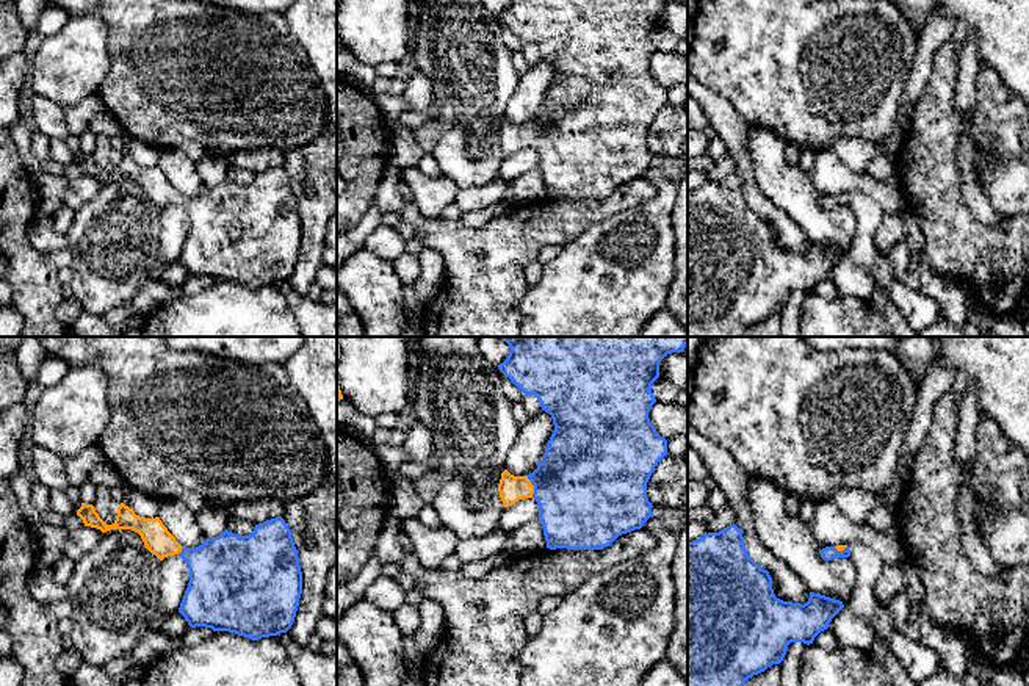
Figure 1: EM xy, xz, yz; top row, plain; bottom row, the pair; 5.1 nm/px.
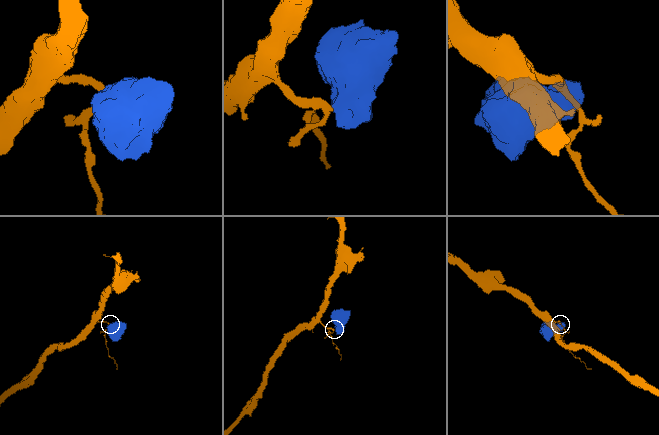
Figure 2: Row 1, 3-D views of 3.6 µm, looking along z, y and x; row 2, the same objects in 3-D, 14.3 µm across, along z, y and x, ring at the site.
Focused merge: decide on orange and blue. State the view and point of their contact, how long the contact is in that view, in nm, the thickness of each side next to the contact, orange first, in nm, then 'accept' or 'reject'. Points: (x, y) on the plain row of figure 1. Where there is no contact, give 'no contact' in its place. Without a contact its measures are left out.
xz (533, 137) | 120 nm | 130/480 nm | accept

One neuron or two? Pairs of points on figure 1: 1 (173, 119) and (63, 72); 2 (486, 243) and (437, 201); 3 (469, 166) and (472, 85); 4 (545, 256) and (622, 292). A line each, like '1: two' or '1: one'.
1: two
2: two
3: one
4: two

